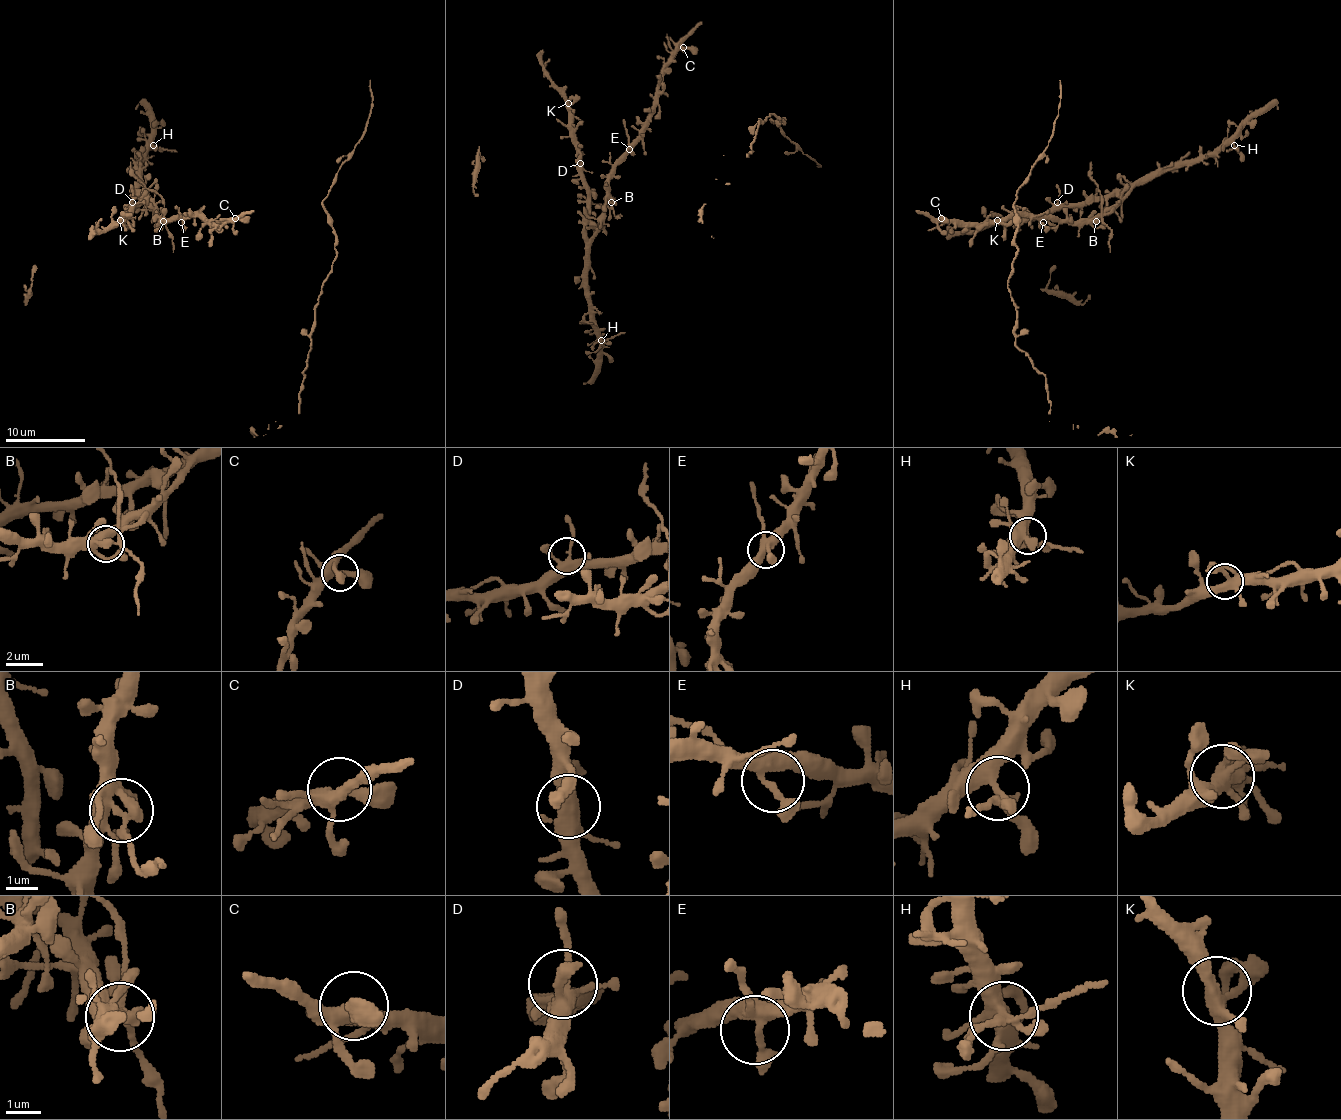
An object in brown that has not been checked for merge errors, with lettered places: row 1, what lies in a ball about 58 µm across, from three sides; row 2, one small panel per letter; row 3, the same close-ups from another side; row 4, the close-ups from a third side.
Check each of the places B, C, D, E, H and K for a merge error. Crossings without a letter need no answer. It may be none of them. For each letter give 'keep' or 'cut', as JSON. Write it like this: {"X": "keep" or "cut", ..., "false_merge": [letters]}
{"B": "cut", "C": "keep", "D": "keep", "E": "keep", "H": "cut", "K": "keep", "false_merge": ["B", "H"]}

